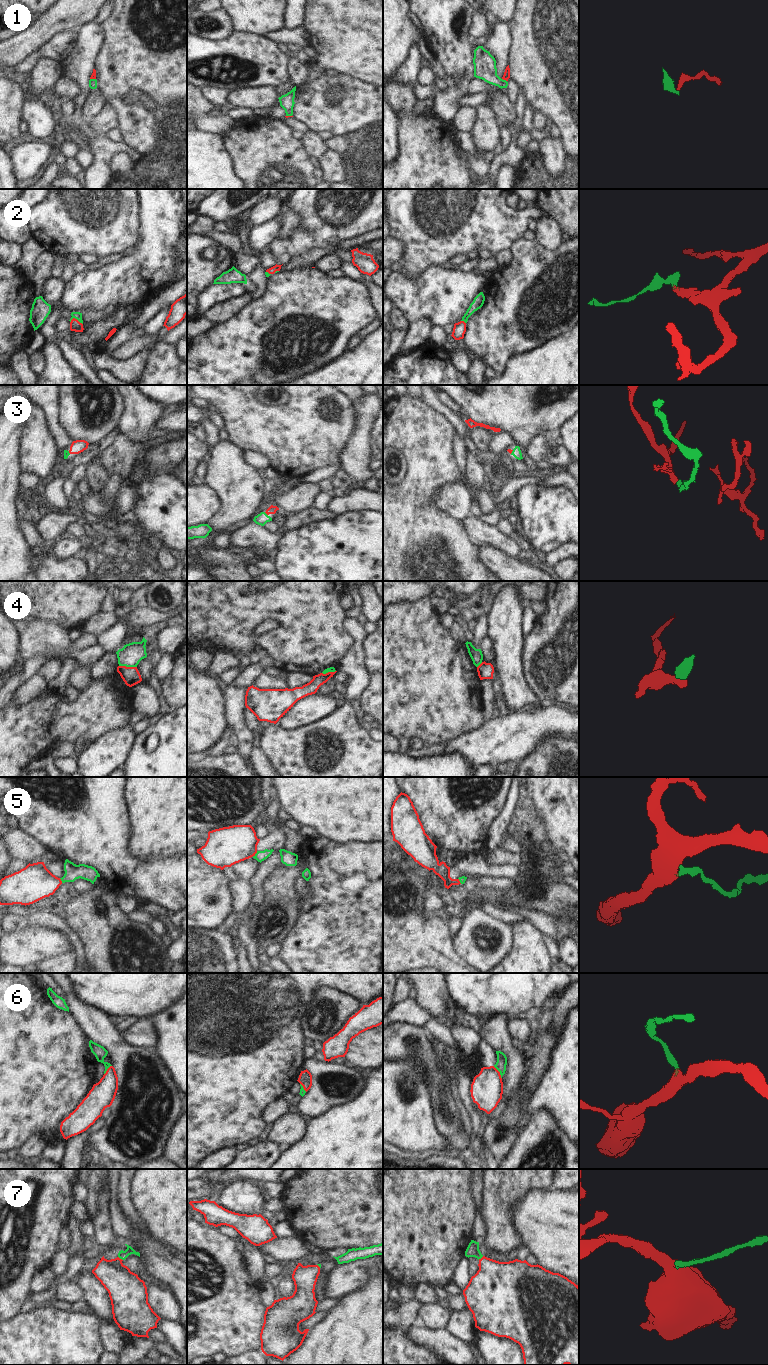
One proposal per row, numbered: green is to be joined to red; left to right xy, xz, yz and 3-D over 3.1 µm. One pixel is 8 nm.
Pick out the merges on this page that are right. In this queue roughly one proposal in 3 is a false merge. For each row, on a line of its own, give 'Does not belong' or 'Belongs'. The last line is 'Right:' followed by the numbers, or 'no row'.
1: Belongs
2: Belongs
3: Belongs
4: Does not belong
5: Belongs
6: Belongs
7: Belongs
Right: 1, 2, 3, 5, 6, 7

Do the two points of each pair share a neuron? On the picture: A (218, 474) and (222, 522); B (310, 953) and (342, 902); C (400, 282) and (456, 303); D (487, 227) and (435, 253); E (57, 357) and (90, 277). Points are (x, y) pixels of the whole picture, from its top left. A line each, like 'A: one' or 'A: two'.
A: one
B: one
C: one
D: one
E: two

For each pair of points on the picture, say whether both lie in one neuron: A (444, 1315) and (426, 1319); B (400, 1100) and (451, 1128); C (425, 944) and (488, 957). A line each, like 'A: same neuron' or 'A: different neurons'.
A: same neuron
B: different neurons
C: different neurons

